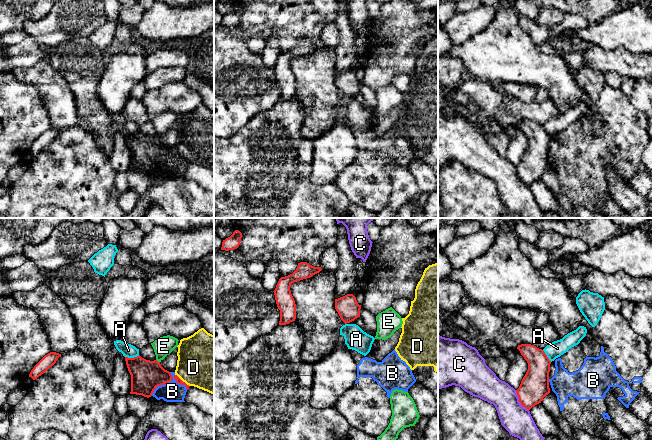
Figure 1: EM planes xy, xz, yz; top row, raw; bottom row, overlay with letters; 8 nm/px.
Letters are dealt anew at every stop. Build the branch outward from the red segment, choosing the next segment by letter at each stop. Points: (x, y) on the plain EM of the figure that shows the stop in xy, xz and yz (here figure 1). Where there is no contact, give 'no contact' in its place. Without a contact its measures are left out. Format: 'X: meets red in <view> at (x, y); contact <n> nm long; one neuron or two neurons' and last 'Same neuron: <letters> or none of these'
A: meets red in xy at (131, 134); contact 130 nm long; two neurons
B: meets red in xy at (168, 157); contact 300 nm long; two neurons
C: meets red in yz at (519, 177); contact 200 nm long; two neurons
D: meets red in xy at (181, 156); contact 160 nm long; two neurons
E: meets red in xy at (157, 137); contact 40 nm long; two neurons
Same neuron: none of these

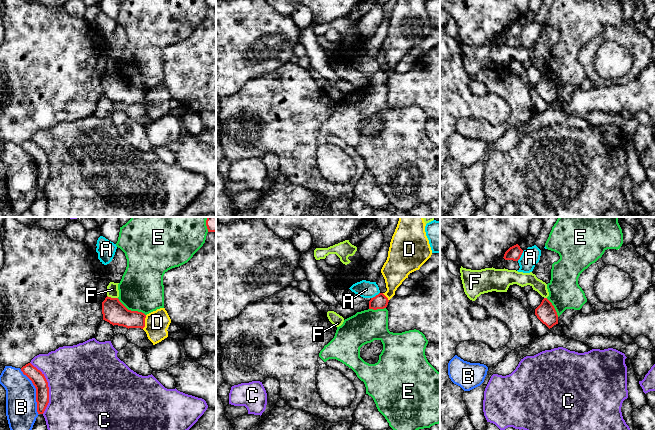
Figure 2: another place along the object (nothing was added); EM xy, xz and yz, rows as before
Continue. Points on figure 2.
A: meets red in yz at (520, 32); contact 90 nm long; two neurons
B: meets red in xy at (36, 168); contact 400 nm long; two neurons
C: meets red in xy at (48, 163); contact 420 nm long; two neurons
D: meets red in xy at (144, 98); contact 120 nm long; two neurons
E: meets red in xy at (130, 86); contact 280 nm long; two neurons
F: meets red in xy at (112, 74); contact 90 nm long; two neurons
Same neuron: none of these

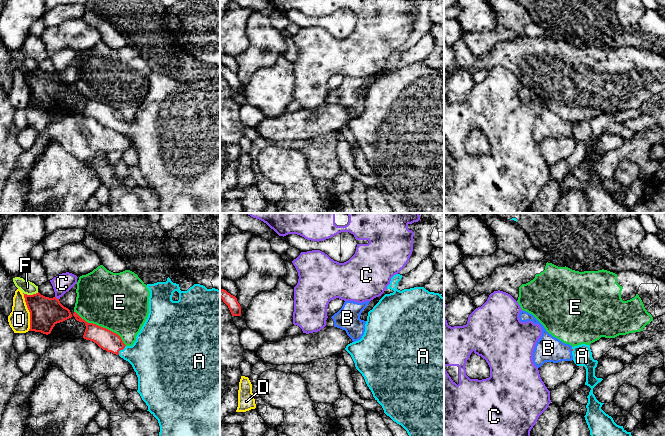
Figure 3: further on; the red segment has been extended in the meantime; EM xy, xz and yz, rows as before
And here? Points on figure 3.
A: meets red in xy at (121, 125); contact 100 nm long; one neuron
B: no contact; two neurons
C: meets red in xy at (56, 74); contact 40 nm long; two neurons
D: meets red in xy at (29, 87); contact 300 nm long; two neurons
E: meets red in xy at (100, 102); contact 500 nm long; two neurons
F: meets red in xy at (30, 71); contact 130 nm long; two neurons
Same neuron: A

